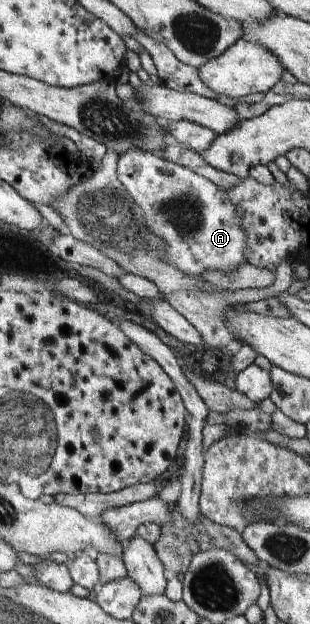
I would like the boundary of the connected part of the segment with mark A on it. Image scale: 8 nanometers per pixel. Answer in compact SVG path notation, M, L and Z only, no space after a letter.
M128 149L128 153L122 153L118 156L117 165L117 177L121 185L124 185L128 195L140 208L139 222L143 220L144 225L148 227L148 231L154 233L156 237L160 237L163 244L164 261L174 265L176 269L180 269L182 273L186 273L188 277L201 278L202 273L206 273L208 270L220 271L234 271L238 265L244 265L248 261L246 259L246 233L242 229L242 215L236 211L236 205L232 203L232 199L228 197L226 190L219 189L212 181L209 181L206 177L201 177L199 174L194 173L190 169L183 167L182 165L174 164L166 159L163 159L160 154L155 154L150 151L144 151L144 149Z

